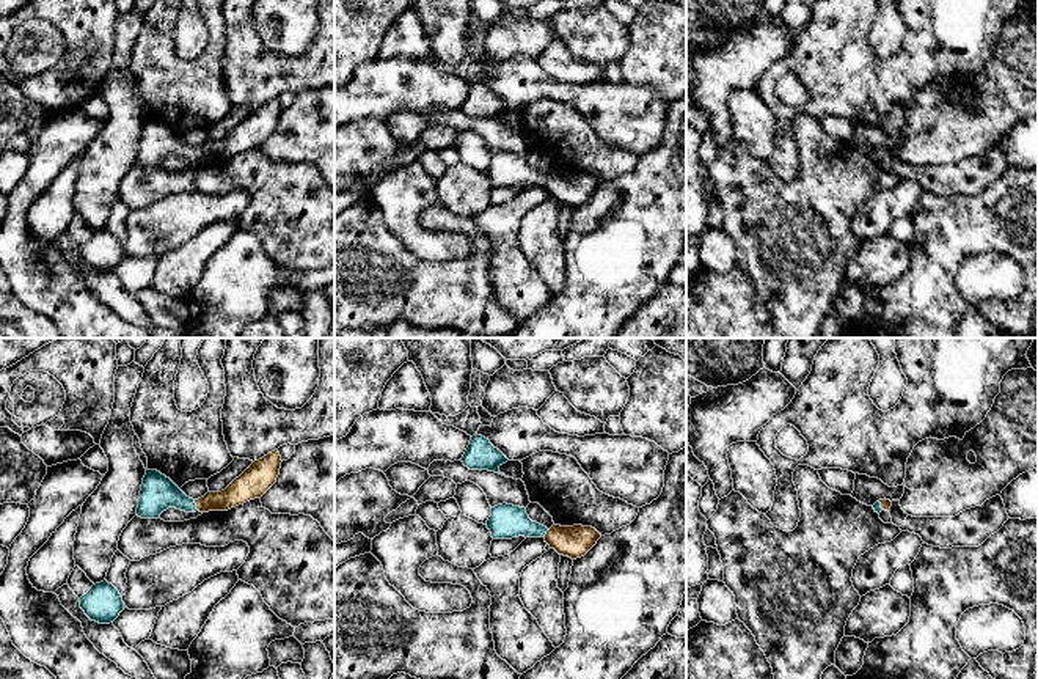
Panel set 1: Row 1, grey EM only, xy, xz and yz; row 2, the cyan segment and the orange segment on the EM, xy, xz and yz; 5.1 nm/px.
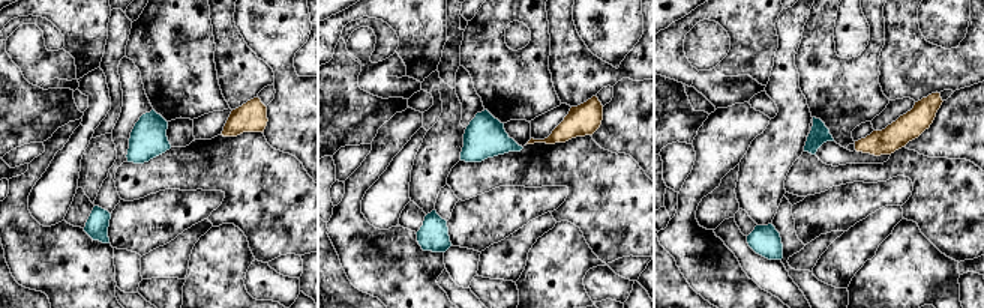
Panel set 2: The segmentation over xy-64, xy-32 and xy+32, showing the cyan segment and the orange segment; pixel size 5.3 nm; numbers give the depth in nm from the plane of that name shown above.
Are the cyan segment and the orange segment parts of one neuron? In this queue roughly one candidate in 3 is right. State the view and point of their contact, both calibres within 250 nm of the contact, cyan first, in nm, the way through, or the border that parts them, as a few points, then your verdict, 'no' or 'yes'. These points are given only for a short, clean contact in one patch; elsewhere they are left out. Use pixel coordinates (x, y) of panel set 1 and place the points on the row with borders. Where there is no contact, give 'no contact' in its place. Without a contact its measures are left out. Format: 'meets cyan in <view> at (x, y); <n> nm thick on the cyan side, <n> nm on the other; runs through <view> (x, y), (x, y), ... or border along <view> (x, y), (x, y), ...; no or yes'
meets cyan in xy at (195, 505); 180 nm thick on the cyan side, 130 nm on the other; runs through xy (157, 494), (195, 505), (222, 502), (241, 491); yes

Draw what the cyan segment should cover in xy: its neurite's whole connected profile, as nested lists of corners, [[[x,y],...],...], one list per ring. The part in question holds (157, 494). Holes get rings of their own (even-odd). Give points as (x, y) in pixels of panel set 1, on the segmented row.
[[[278,450],[254,461],[239,478],[221,492],[207,492],[193,500],[187,497],[170,478],[157,470],[146,470],[143,478],[137,516],[159,519],[168,508],[185,512],[228,511],[250,500],[261,498],[275,483],[281,468]]]

